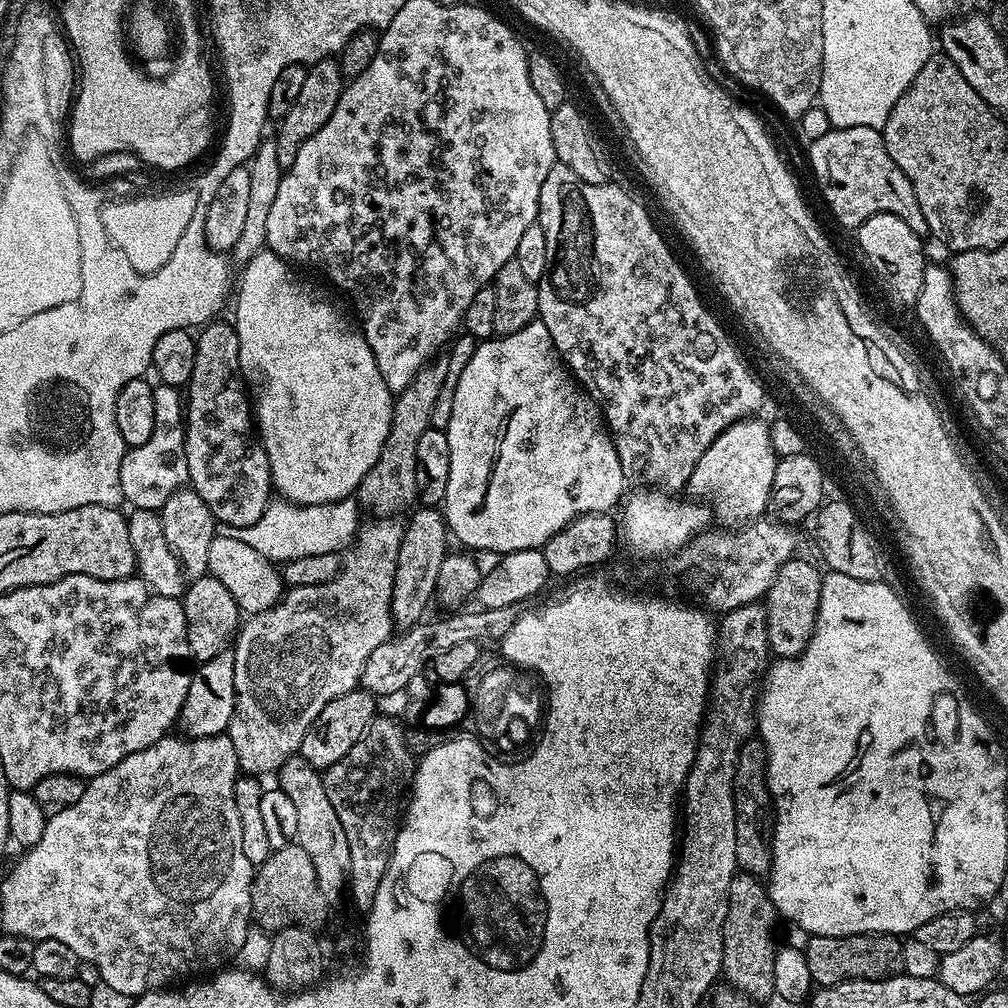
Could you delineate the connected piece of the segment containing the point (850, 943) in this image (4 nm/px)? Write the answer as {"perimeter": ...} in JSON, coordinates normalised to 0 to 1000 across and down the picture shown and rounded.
{"perimeter":[[[802,929],[802,940],[797,941],[804,958],[807,977],[822,980],[840,972],[875,972],[894,959],[894,934],[887,929]]]}

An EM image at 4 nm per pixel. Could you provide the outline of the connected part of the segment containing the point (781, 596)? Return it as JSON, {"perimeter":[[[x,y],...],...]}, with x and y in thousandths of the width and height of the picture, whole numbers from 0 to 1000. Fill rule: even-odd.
{"perimeter":[[[787,554],[771,567],[768,579],[760,590],[760,629],[765,650],[770,653],[789,653],[797,649],[812,613],[813,597],[815,593],[814,564],[810,564],[802,556]]]}

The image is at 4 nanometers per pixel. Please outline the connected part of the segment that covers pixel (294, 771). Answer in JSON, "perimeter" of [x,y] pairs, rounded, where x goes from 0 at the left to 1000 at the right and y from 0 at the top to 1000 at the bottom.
{"perimeter":[[[295,748],[289,750],[276,764],[277,770],[276,780],[287,790],[288,797],[295,806],[296,827],[293,836],[298,837],[312,855],[314,875],[319,879],[344,878],[349,868],[347,835],[343,835],[343,823],[339,823],[339,815],[335,815],[335,808],[331,808],[331,800],[327,800],[327,791],[323,789],[318,763],[308,760],[308,756]]]}

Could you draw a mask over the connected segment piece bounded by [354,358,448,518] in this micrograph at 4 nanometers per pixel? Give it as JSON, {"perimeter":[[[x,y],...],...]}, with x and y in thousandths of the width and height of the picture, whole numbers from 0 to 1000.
{"perimeter":[[[443,356],[426,357],[419,367],[415,367],[415,371],[411,371],[407,383],[403,383],[403,387],[399,387],[392,394],[387,427],[383,431],[379,450],[375,452],[375,458],[371,458],[367,470],[359,474],[357,483],[351,489],[362,509],[369,508],[365,510],[373,514],[393,514],[398,511],[396,508],[404,509],[414,499],[415,438],[419,436],[419,431],[423,431],[423,427],[429,424],[431,399],[435,399],[438,379],[442,379],[443,366]]]}

